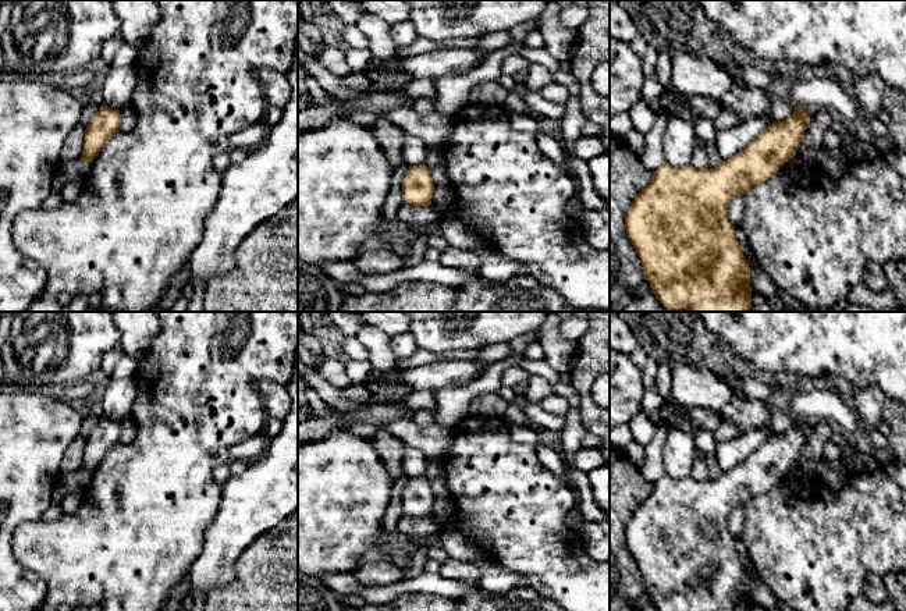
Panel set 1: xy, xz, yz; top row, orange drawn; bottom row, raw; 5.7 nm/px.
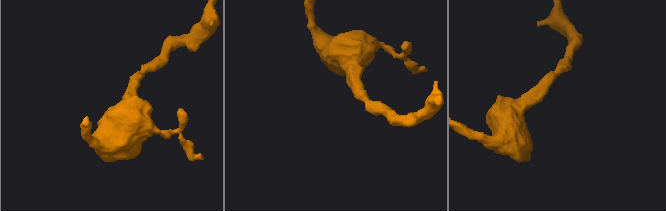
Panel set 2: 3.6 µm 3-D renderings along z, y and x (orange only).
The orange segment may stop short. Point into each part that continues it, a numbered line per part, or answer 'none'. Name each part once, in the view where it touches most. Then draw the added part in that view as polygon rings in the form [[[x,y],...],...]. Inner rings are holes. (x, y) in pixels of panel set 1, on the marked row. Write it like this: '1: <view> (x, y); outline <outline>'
none

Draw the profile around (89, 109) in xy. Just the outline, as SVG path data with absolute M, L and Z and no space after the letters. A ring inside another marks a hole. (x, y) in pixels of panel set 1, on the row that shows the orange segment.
M85 103L82 113L81 113L81 118L79 118L79 124L82 125L88 125L90 122L90 120L93 118L93 116L99 111L102 104L96 104L96 103Z

